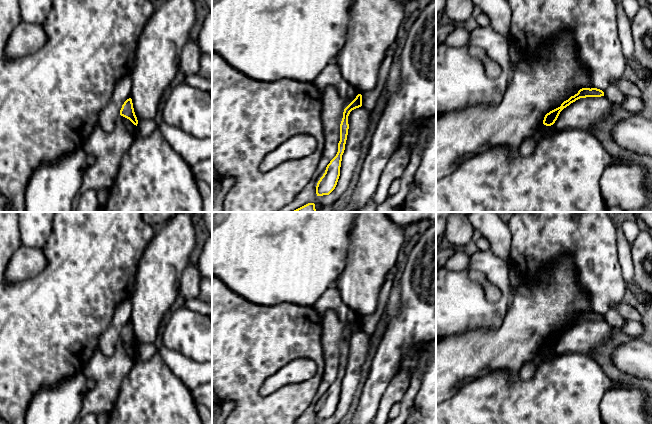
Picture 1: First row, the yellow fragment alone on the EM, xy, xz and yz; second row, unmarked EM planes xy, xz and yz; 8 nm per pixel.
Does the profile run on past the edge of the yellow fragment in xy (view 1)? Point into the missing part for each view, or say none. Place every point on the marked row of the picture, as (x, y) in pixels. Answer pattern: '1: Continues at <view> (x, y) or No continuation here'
1: No continuation here

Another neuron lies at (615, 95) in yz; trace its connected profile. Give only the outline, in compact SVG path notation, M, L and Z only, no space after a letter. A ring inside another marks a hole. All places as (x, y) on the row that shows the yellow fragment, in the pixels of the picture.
M609 86L604 92L604 96L613 102L614 104L620 105L625 99L625 94L618 88Z

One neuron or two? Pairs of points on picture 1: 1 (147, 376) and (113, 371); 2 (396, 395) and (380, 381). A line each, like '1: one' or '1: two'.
1: two
2: two

